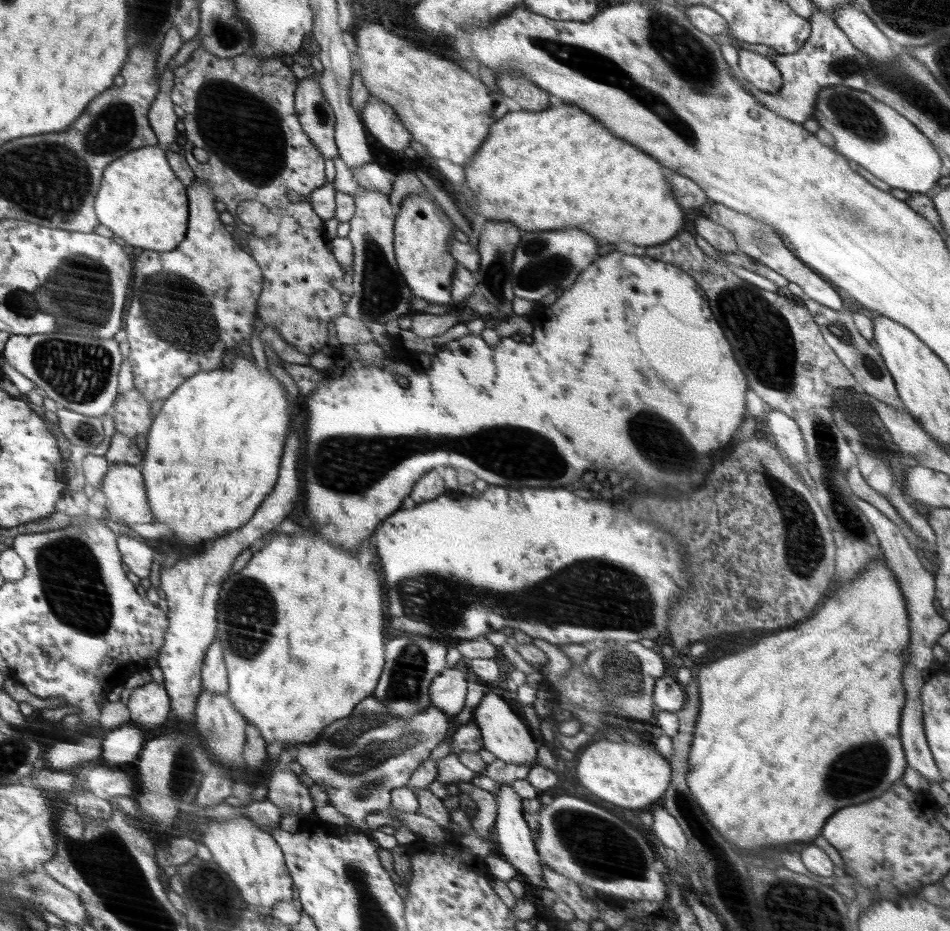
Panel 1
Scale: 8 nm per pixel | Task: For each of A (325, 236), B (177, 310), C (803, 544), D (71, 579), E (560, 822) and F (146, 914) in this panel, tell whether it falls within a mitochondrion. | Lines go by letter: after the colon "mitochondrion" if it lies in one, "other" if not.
A: other
B: mitochondrion
C: mitochondrion
D: mitochondrion
E: mitochondrion
F: mitochondrion

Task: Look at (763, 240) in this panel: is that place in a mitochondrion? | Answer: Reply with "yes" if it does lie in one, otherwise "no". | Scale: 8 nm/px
yes

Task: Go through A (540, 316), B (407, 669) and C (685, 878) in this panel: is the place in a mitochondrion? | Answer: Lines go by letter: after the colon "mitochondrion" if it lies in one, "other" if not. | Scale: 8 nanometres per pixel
A: other
B: mitochondrion
C: other

